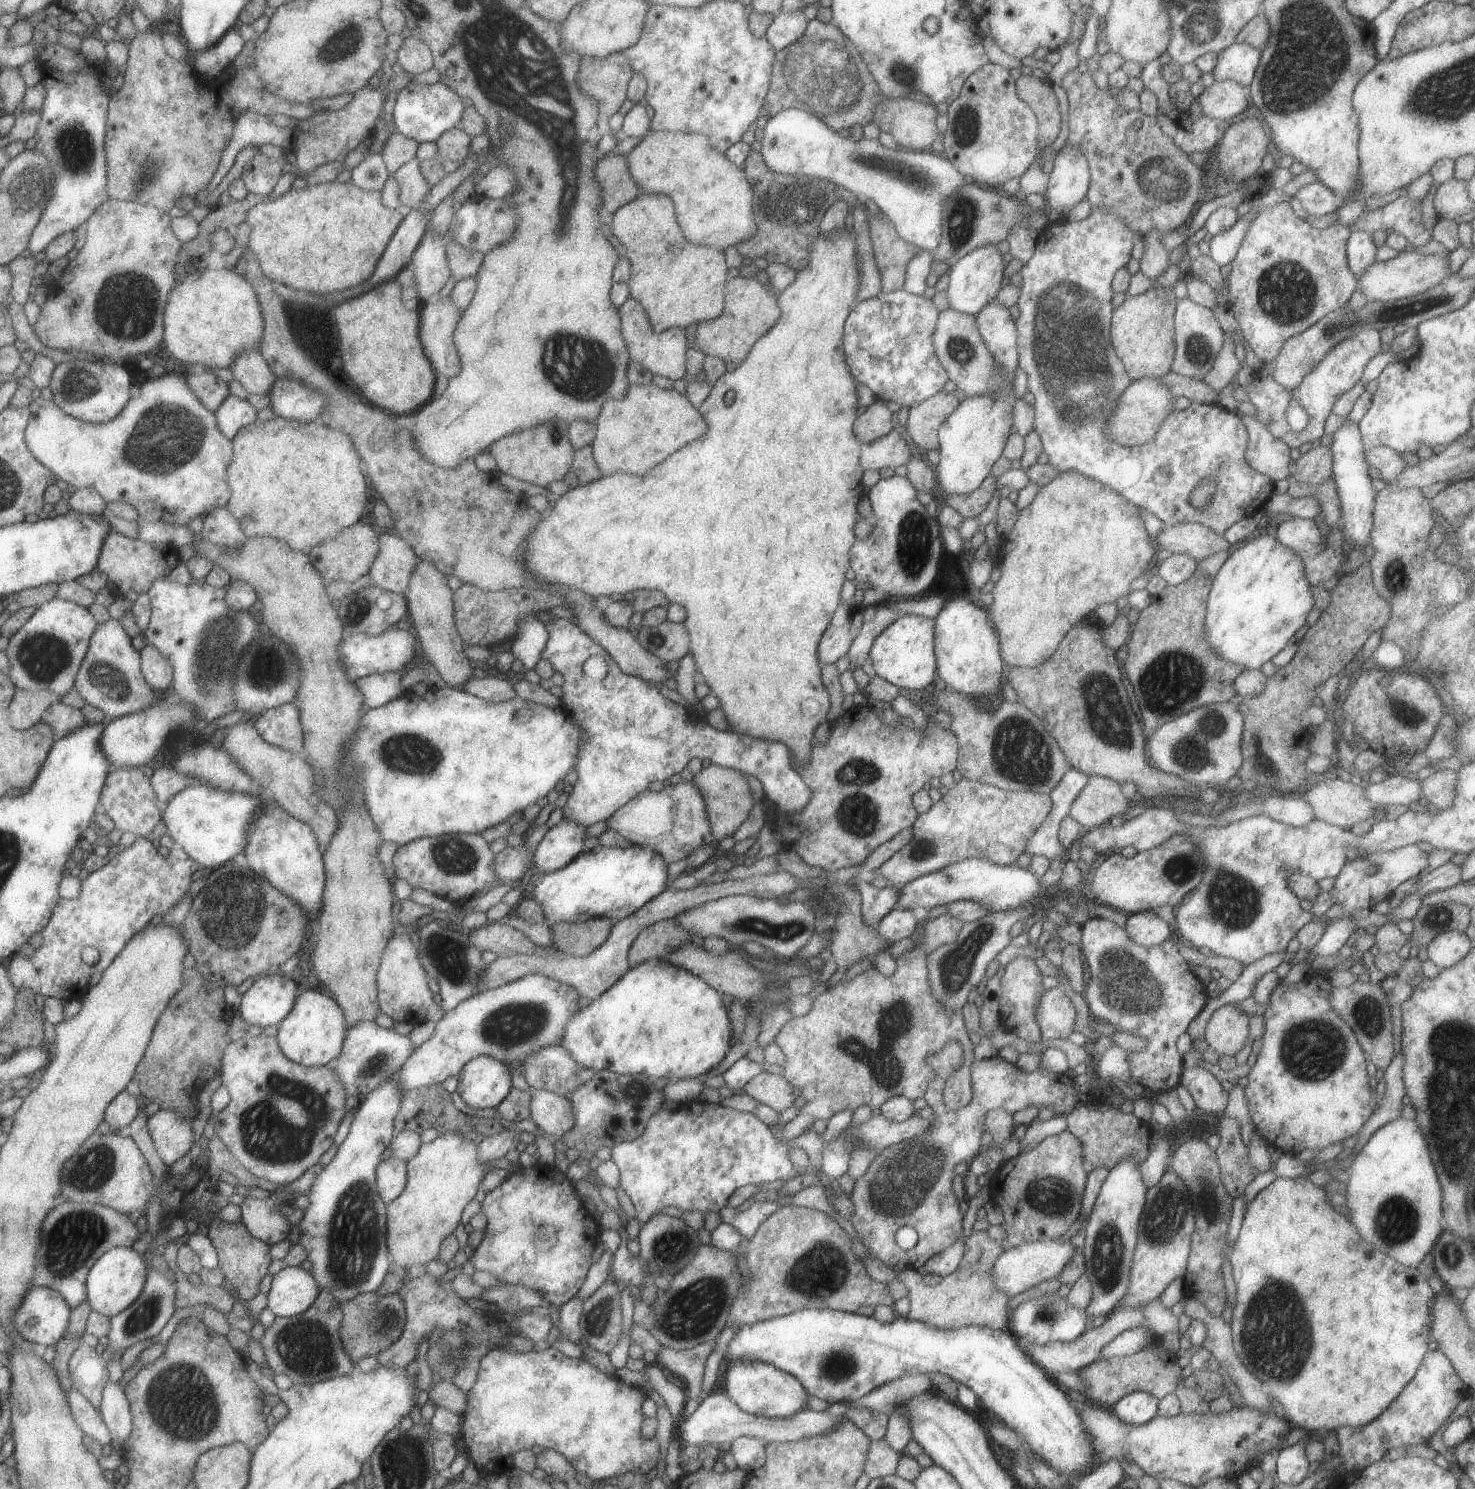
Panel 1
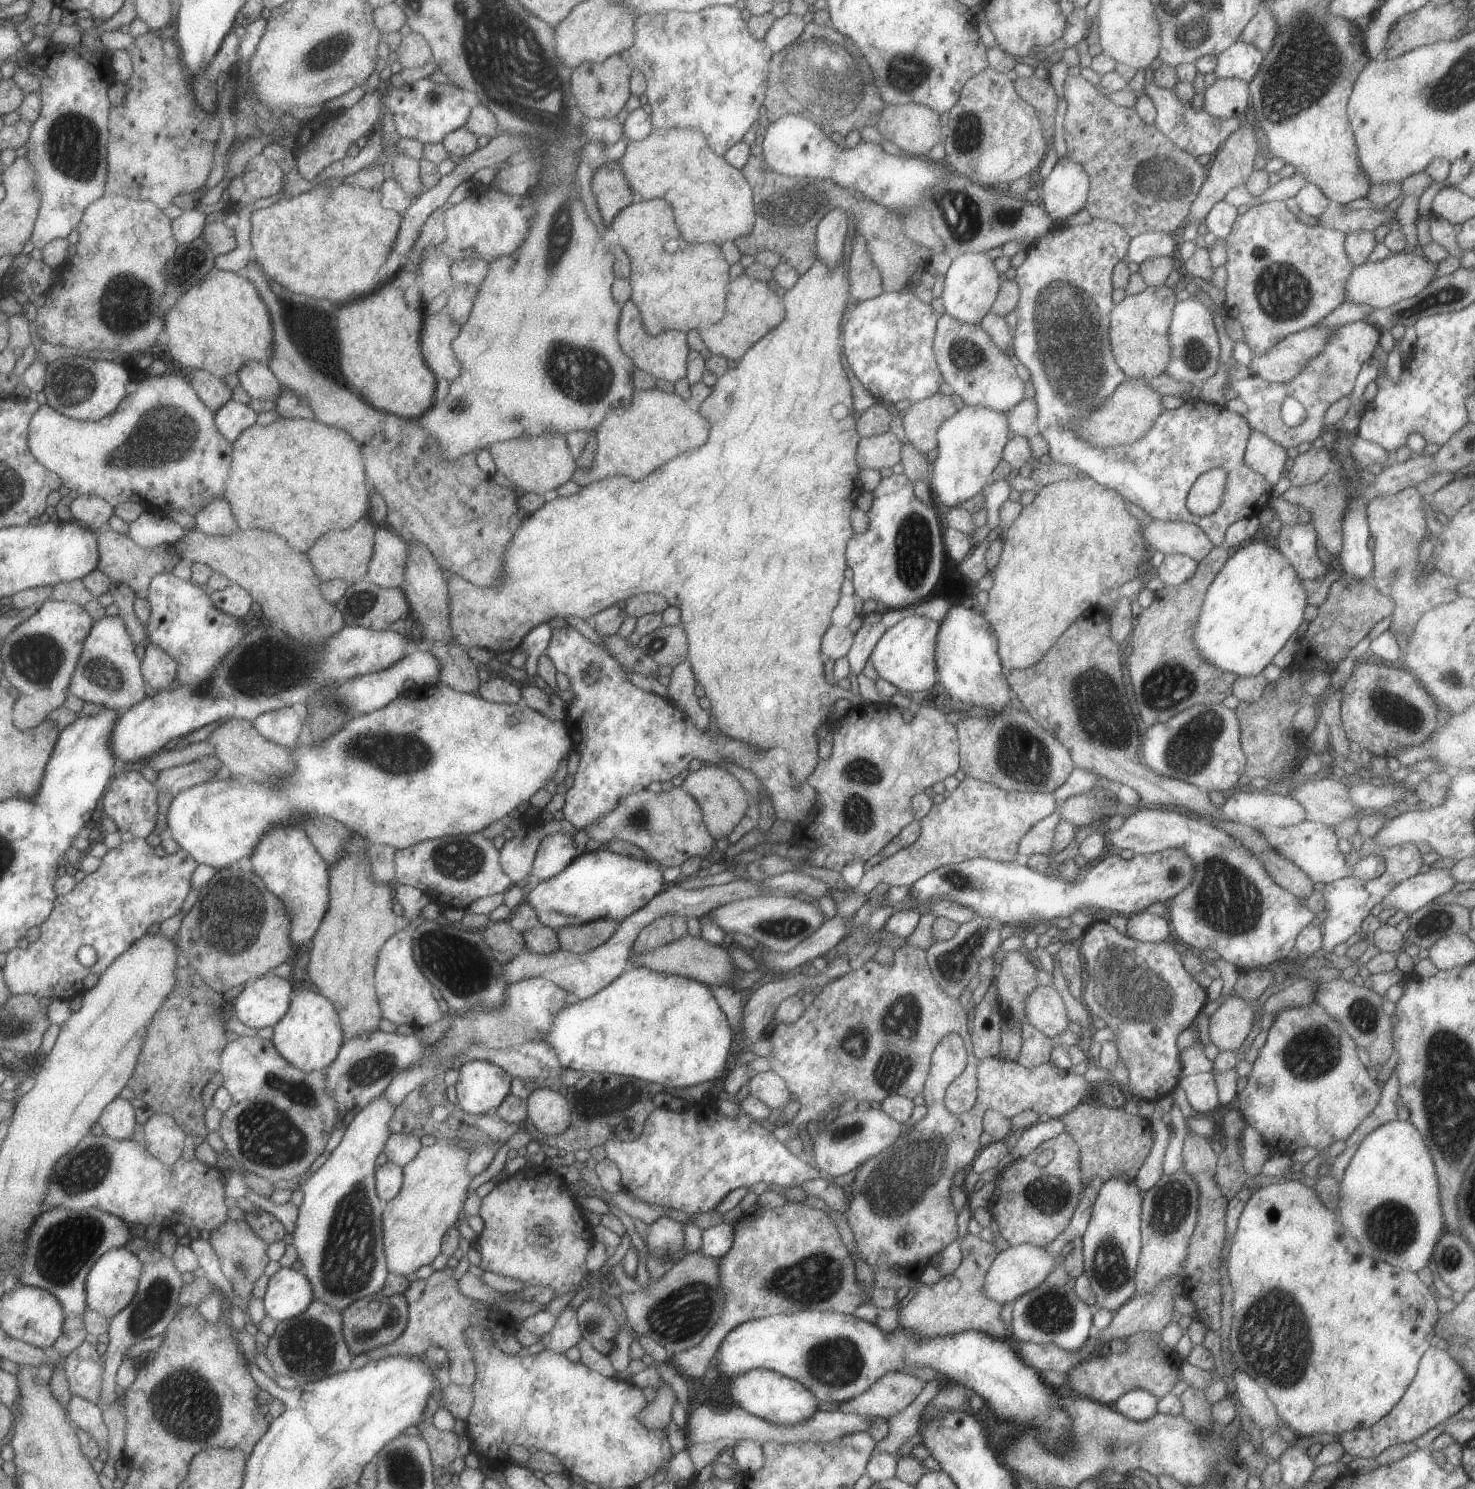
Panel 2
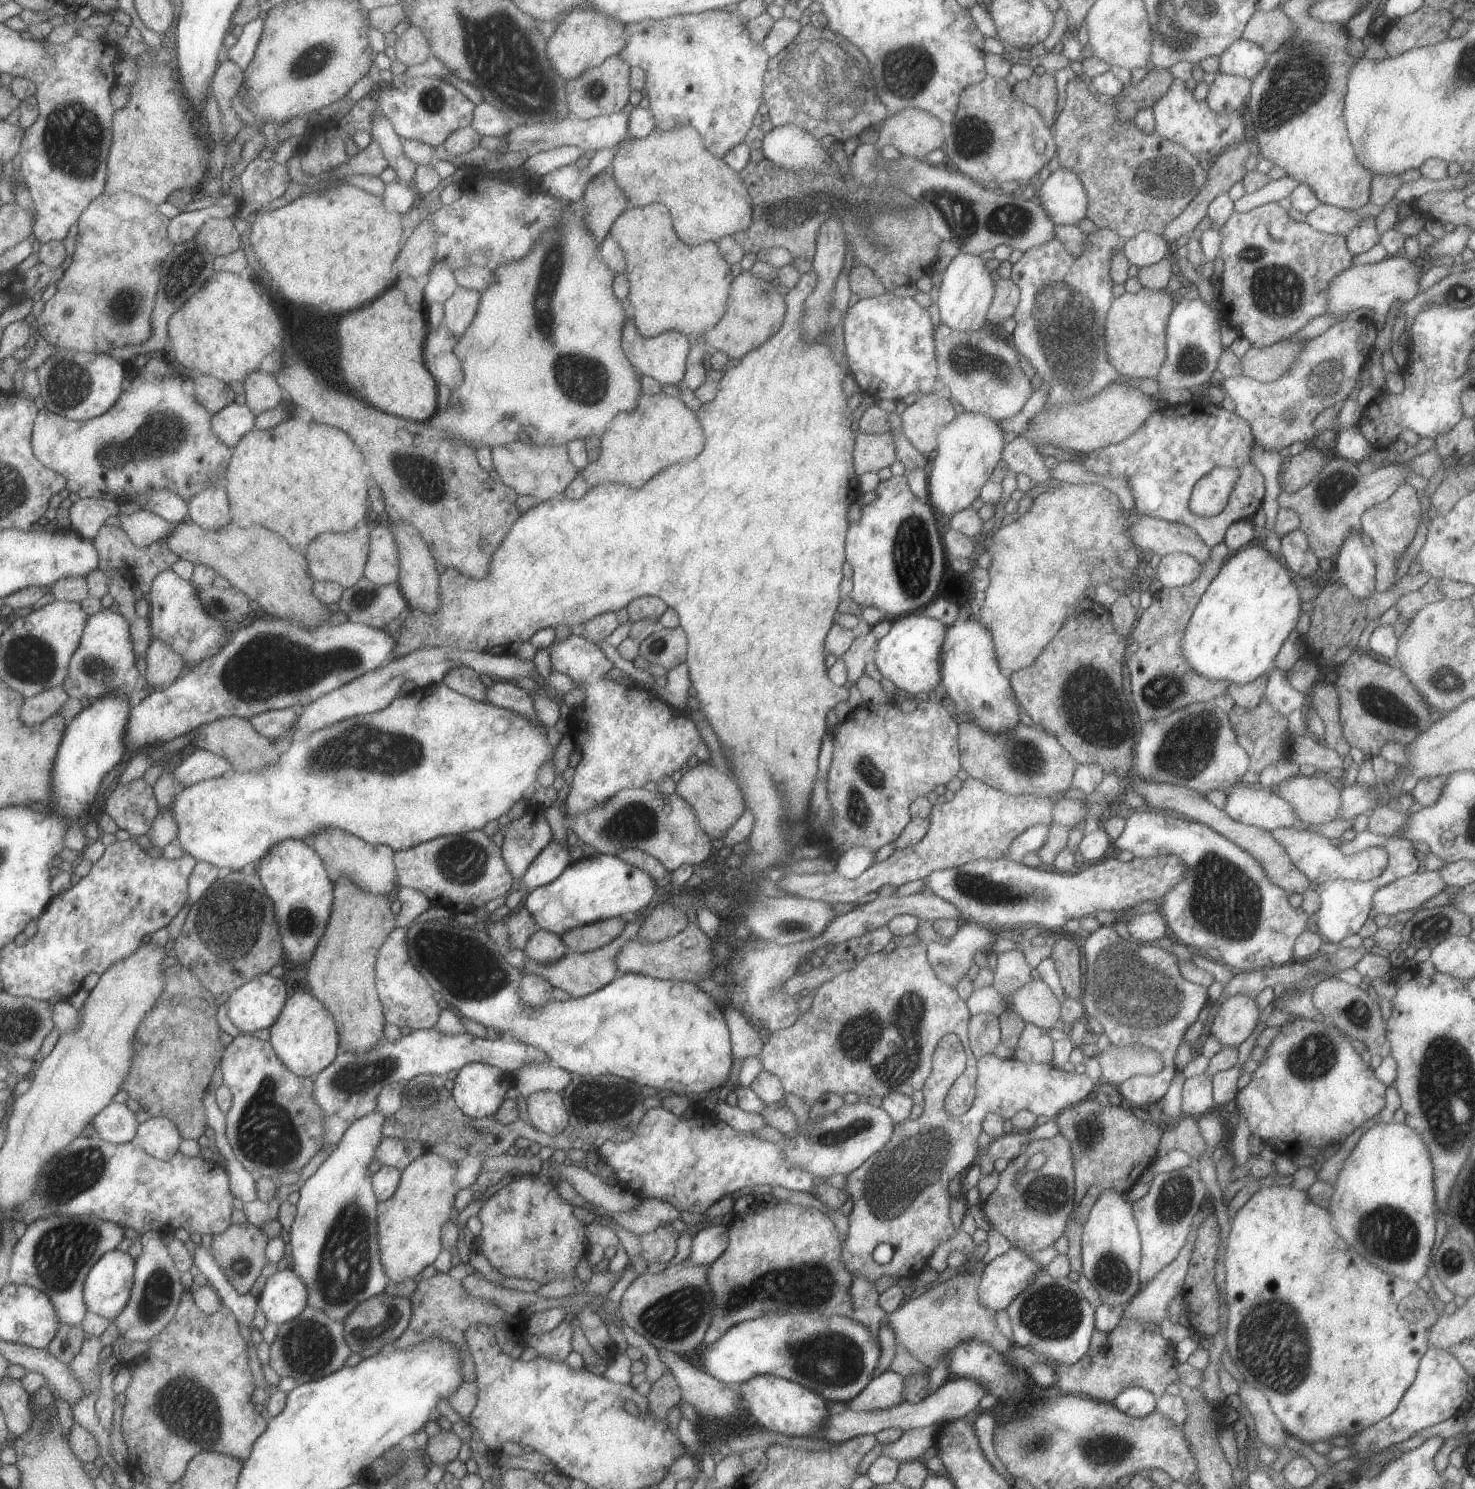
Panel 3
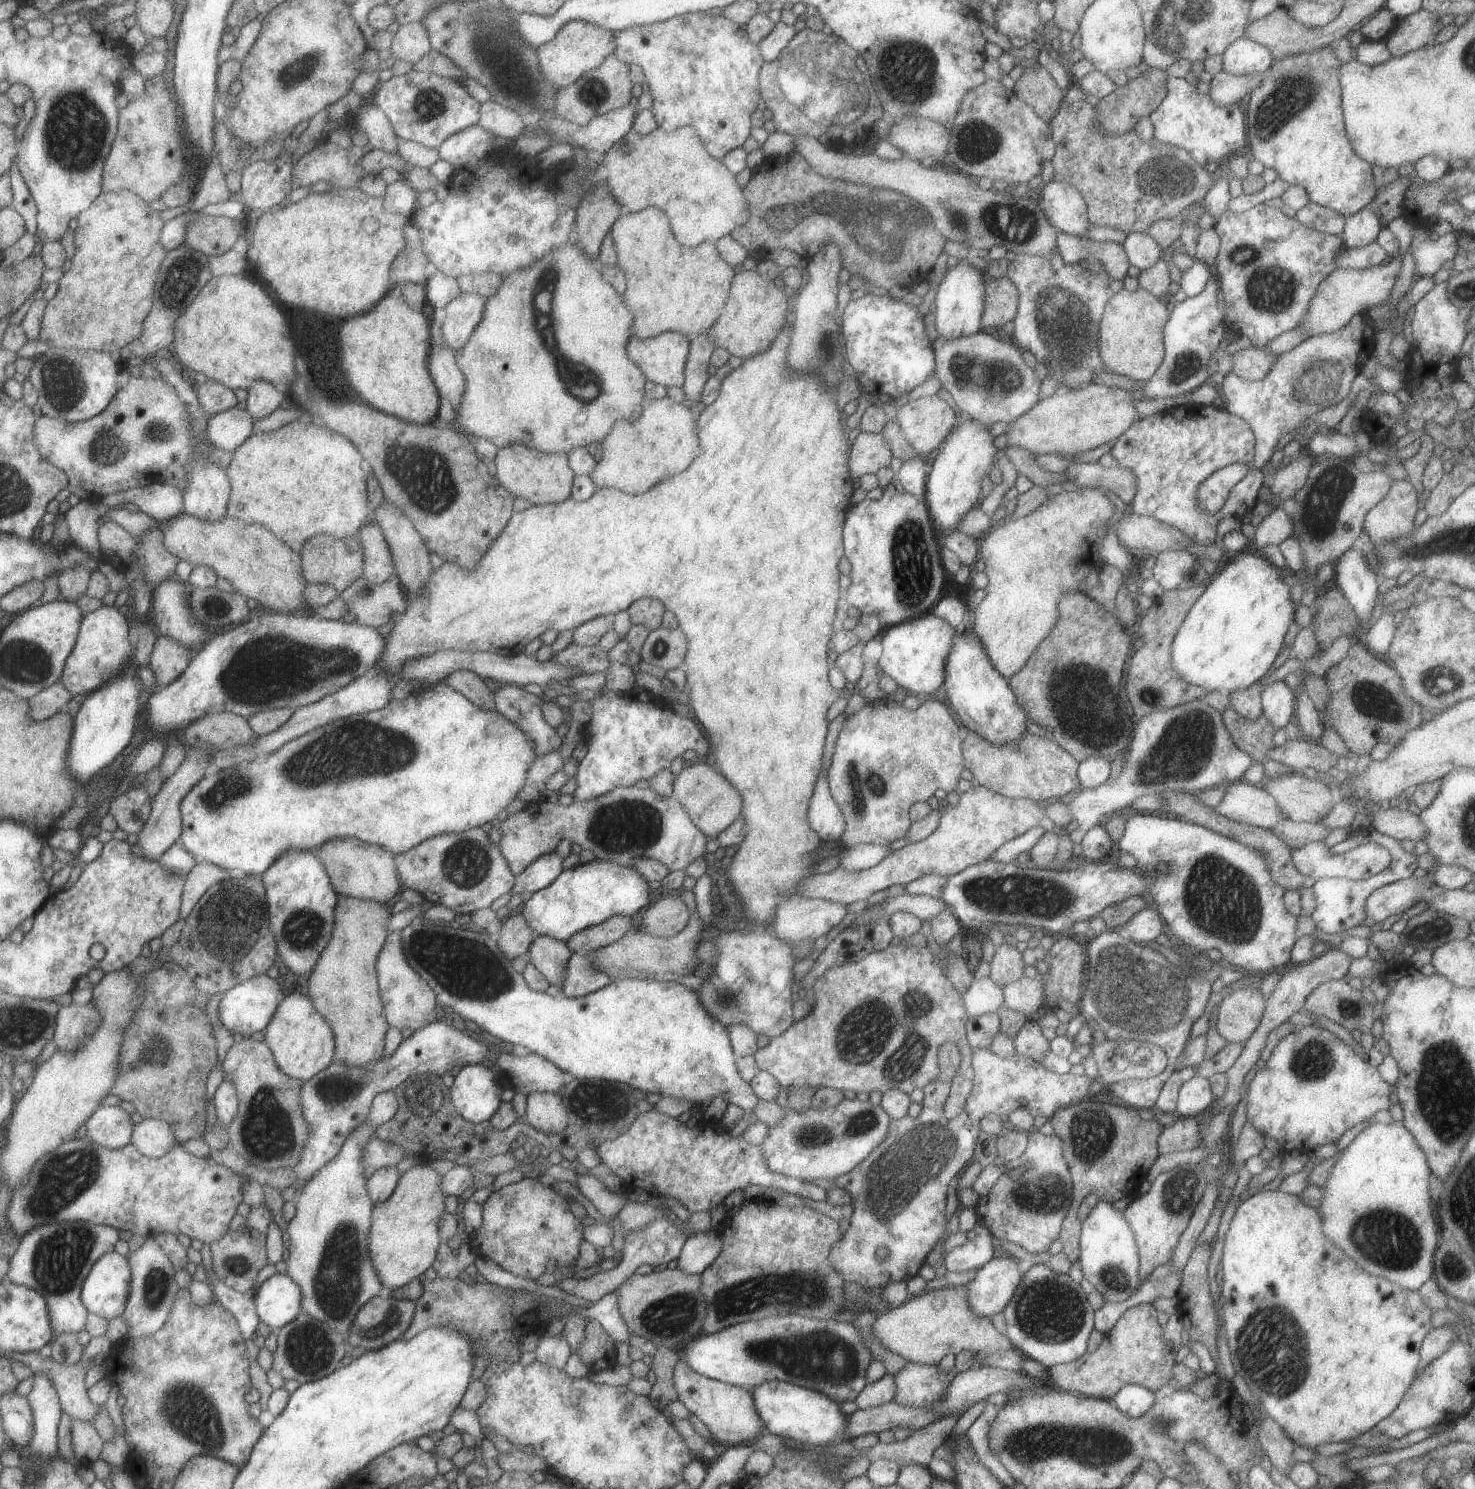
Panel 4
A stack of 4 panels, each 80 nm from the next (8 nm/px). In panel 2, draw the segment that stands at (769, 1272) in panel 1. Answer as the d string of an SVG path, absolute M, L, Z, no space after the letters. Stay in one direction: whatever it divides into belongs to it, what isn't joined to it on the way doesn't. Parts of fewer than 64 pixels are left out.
M787 1202L783 1206L772 1207L754 1215L749 1225L737 1224L733 1230L731 1248L720 1258L719 1276L720 1285L724 1288L724 1307L719 1320L699 1344L668 1356L668 1362L665 1362L684 1379L693 1383L701 1382L705 1368L724 1336L741 1323L804 1310L835 1311L851 1315L864 1302L873 1303L878 1309L893 1308L898 1304L893 1289L871 1285L866 1291L862 1291L862 1286L856 1279L854 1260L845 1248L833 1219L823 1211L801 1203Z

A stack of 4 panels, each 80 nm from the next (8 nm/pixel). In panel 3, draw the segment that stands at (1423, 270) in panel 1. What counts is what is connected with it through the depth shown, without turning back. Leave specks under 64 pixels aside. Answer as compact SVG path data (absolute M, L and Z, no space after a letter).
M1391 255L1385 257L1376 263L1351 265L1348 269L1342 270L1341 273L1332 278L1328 284L1327 295L1327 310L1329 313L1336 317L1341 313L1348 313L1357 309L1368 308L1375 314L1375 319L1383 324L1387 310L1395 300L1408 301L1418 292L1419 279L1422 277L1421 262L1417 259L1412 261L1403 256Z

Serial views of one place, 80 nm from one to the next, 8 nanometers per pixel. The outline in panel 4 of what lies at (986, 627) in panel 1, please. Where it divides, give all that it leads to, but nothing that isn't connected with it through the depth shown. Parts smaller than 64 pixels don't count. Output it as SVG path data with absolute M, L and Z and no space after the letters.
M970 629L954 634L945 661L944 685L950 708L963 726L991 744L1013 742L1025 731L1026 716L1009 688L1008 681L993 668L985 654L984 646Z

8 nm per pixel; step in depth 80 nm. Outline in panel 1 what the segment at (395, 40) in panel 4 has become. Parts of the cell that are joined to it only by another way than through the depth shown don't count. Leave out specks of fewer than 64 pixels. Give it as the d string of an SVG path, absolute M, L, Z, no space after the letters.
M406 37L396 50L396 61L404 73L421 74L434 68L431 49L415 37Z

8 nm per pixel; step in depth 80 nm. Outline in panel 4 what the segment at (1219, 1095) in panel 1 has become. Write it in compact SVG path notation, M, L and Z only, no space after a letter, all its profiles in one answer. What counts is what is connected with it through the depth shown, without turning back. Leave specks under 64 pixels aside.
M1193 1075L1183 1081L1178 1092L1175 1116L1199 1118L1214 1102L1208 1079Z

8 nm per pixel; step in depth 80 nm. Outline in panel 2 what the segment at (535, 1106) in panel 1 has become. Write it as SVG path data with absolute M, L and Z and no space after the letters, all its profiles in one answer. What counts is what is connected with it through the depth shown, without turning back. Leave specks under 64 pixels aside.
M535 1087L526 1098L526 1120L545 1135L563 1135L564 1130L571 1125L570 1113L570 1104L562 1091Z

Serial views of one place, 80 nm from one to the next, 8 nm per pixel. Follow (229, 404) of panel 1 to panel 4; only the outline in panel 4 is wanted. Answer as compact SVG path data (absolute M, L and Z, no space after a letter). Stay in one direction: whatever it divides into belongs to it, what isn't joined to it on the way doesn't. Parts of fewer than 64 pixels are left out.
M234 406L210 417L208 436L218 449L234 453L254 432L255 418L249 409Z

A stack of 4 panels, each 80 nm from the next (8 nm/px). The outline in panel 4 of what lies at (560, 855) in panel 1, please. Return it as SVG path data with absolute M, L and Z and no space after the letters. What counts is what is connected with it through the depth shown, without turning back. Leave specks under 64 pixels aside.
M555 849L542 854L518 875L514 875L514 883L510 891L512 894L530 896L536 890L549 886L561 874L562 861Z

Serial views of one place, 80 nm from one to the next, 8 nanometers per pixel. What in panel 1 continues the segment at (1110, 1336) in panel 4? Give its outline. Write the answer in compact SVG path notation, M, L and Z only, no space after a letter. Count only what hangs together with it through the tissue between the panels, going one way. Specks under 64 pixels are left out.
M1150 1341L1150 1344L1135 1354L1126 1357L1099 1358L1077 1371L1084 1380L1082 1394L1087 1400L1111 1408L1123 1395L1133 1391L1145 1391L1160 1401L1164 1396L1174 1392L1180 1372L1176 1364L1176 1355L1161 1347L1161 1343Z

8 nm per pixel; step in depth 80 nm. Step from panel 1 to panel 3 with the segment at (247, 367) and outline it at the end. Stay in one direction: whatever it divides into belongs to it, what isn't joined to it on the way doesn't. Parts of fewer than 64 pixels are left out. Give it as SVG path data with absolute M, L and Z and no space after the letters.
M267 371L250 372L243 382L243 388L248 398L247 404L256 416L276 406L282 407L287 397L276 376Z

